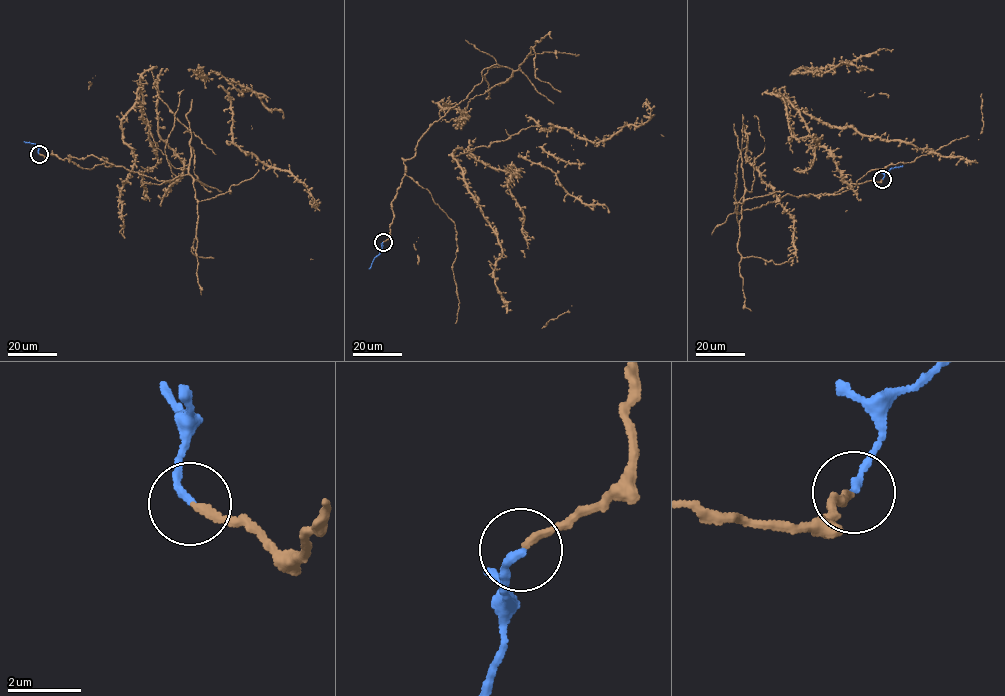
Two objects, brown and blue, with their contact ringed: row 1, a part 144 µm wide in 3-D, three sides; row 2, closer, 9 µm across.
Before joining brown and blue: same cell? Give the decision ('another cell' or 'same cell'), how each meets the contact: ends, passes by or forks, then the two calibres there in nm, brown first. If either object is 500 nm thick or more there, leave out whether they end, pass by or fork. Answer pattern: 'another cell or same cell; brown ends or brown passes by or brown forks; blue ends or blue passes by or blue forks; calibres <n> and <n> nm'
same cell; brown ends; blue ends; calibres 200 and 200 nm

